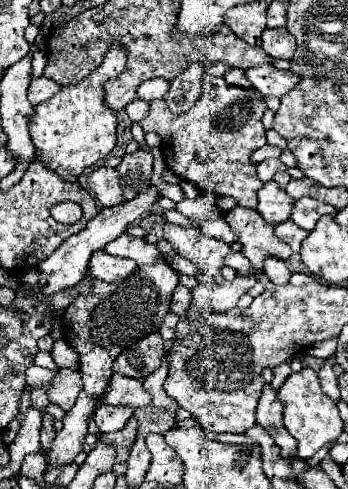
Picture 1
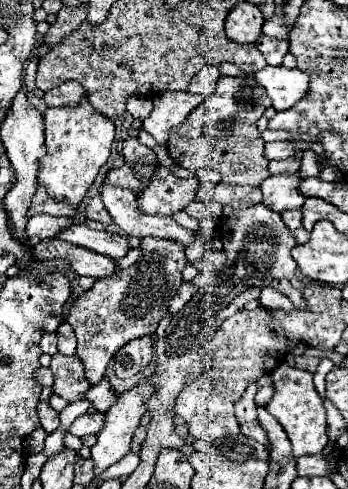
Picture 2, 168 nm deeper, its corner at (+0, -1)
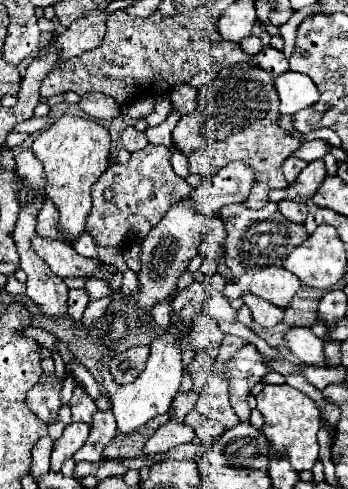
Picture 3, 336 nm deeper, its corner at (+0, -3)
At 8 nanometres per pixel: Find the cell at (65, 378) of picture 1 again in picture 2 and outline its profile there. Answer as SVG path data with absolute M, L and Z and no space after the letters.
M104 377L98 385L90 387L84 395L86 401L92 403L92 407L100 413L106 413L106 409L110 409L118 399L120 399L120 393L110 385L110 379Z

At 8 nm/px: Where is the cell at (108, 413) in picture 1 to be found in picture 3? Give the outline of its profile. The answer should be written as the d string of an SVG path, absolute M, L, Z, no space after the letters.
M70 423L70 425L64 429L62 437L54 441L52 459L50 459L50 469L52 469L52 471L58 473L60 467L62 467L62 463L64 463L66 459L70 459L70 457L86 443L88 431L90 431L90 427L88 427L86 423L84 423L84 425L82 425L82 423Z

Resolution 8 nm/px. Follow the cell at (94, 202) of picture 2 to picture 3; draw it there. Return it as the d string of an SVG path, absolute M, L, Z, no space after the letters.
M146 145L142 151L130 155L128 163L110 161L108 171L94 185L94 207L86 219L86 233L94 237L100 247L124 247L136 233L140 239L164 217L164 211L176 201L182 201L194 189L182 177L178 177L170 165L172 151L160 145Z

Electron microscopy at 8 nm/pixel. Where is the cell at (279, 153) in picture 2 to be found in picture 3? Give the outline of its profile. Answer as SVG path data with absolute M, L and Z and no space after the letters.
M312 139L312 141L304 141L302 149L296 151L296 157L304 159L304 161L314 161L314 159L322 159L328 151L332 149L332 145L328 141L322 139Z

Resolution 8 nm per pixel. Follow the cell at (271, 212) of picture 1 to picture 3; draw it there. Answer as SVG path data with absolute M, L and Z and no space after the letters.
M316 159L312 163L308 163L308 167L298 175L296 183L288 185L286 189L272 189L268 193L270 201L278 203L280 199L294 199L294 197L302 197L302 199L310 199L318 189L320 189L320 183L324 181L326 177L326 165L322 159Z

